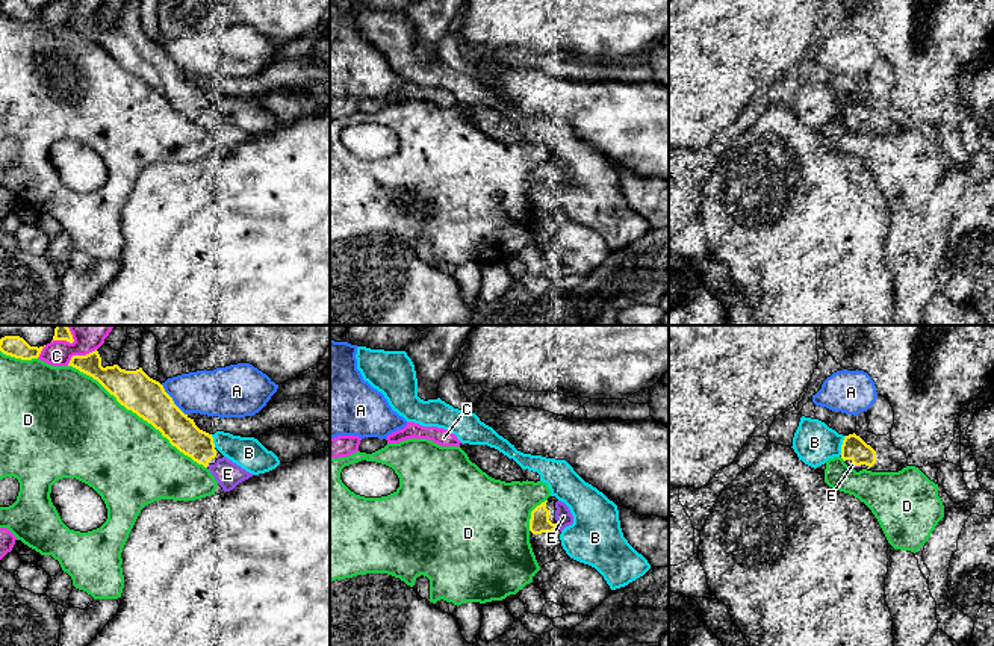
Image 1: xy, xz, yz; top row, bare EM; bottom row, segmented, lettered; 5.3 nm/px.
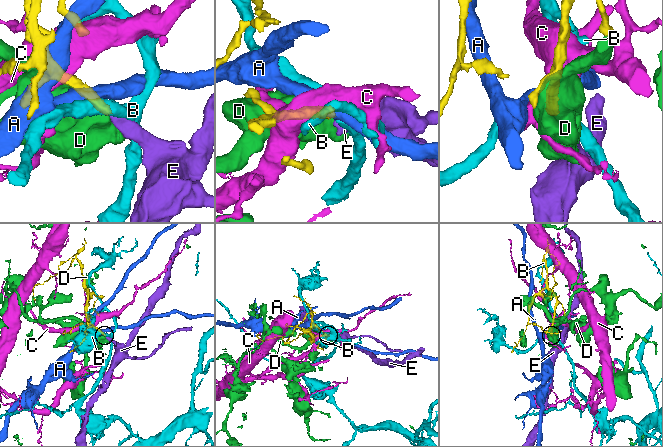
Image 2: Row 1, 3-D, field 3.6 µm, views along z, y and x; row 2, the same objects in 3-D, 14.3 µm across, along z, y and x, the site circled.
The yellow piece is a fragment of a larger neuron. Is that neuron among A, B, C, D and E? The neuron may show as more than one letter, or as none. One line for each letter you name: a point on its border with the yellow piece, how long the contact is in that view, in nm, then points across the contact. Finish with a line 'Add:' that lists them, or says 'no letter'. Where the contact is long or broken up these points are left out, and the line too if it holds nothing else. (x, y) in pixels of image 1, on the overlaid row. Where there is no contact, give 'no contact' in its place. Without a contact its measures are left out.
E: contact xz (556, 525); length 30 nm
Add: E

